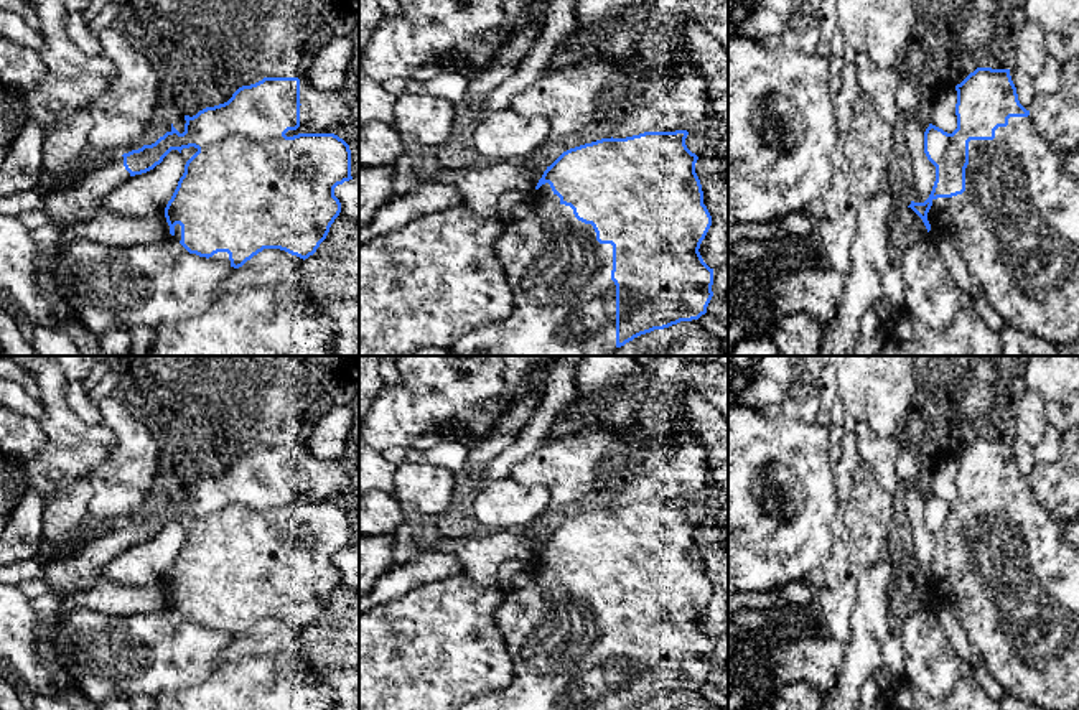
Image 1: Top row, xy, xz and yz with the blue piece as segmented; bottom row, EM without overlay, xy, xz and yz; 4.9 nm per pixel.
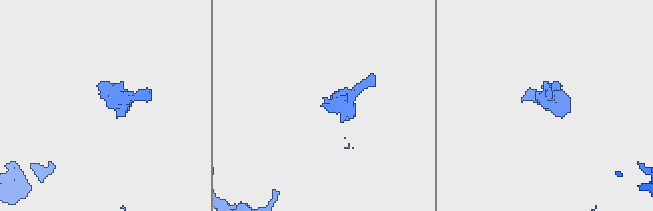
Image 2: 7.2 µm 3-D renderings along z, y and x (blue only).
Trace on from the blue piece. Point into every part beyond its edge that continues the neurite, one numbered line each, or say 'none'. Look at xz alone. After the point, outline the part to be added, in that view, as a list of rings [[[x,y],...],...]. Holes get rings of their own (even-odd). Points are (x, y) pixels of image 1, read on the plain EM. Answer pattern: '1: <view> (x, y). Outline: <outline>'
1: xz (557, 664). Outline: [[[549,552],[534,558],[532,582],[506,593],[494,611],[512,659],[512,679],[504,689],[484,692],[458,710],[616,710],[613,614],[600,613],[598,631],[588,633],[588,610],[596,610],[593,595],[578,590]]]

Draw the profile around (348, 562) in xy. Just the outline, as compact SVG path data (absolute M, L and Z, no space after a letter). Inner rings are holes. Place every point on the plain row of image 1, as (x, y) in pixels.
M349 549L334 557L334 565L341 572L341 580L359 591L359 550Z

